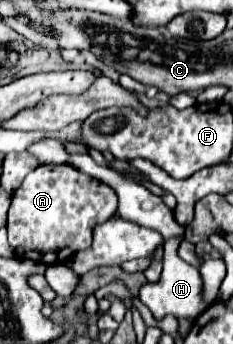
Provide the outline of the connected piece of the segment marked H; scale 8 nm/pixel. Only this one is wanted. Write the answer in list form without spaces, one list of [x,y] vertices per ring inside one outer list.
[[[174,236],[164,242],[164,270],[162,270],[160,282],[156,282],[156,284],[148,282],[140,288],[140,300],[142,300],[142,304],[146,304],[152,310],[154,318],[162,318],[166,314],[174,314],[176,318],[182,318],[182,316],[196,318],[208,308],[208,304],[204,304],[204,298],[202,298],[204,280],[202,280],[200,272],[176,256],[180,242],[182,242],[182,236]]]

